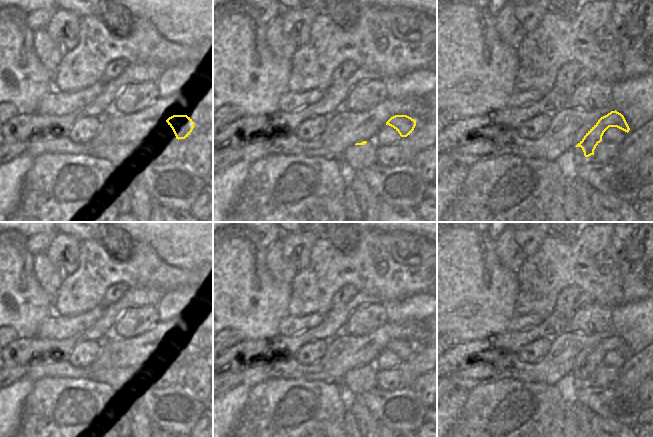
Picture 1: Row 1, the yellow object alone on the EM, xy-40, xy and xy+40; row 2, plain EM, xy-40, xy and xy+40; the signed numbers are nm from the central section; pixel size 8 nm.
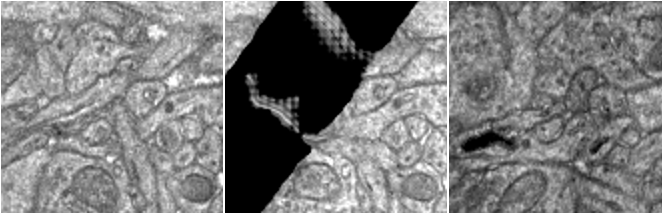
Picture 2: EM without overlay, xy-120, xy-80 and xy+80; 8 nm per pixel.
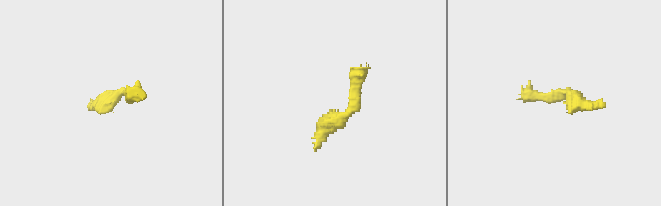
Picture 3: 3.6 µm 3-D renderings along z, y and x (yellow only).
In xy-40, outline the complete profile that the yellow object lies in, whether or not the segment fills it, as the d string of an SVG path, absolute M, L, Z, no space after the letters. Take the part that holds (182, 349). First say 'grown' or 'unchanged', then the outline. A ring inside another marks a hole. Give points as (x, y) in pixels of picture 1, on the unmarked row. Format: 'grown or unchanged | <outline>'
unchanged | M173 339L166 346L172 352L176 363L185 363L194 352L194 346L187 339Z

